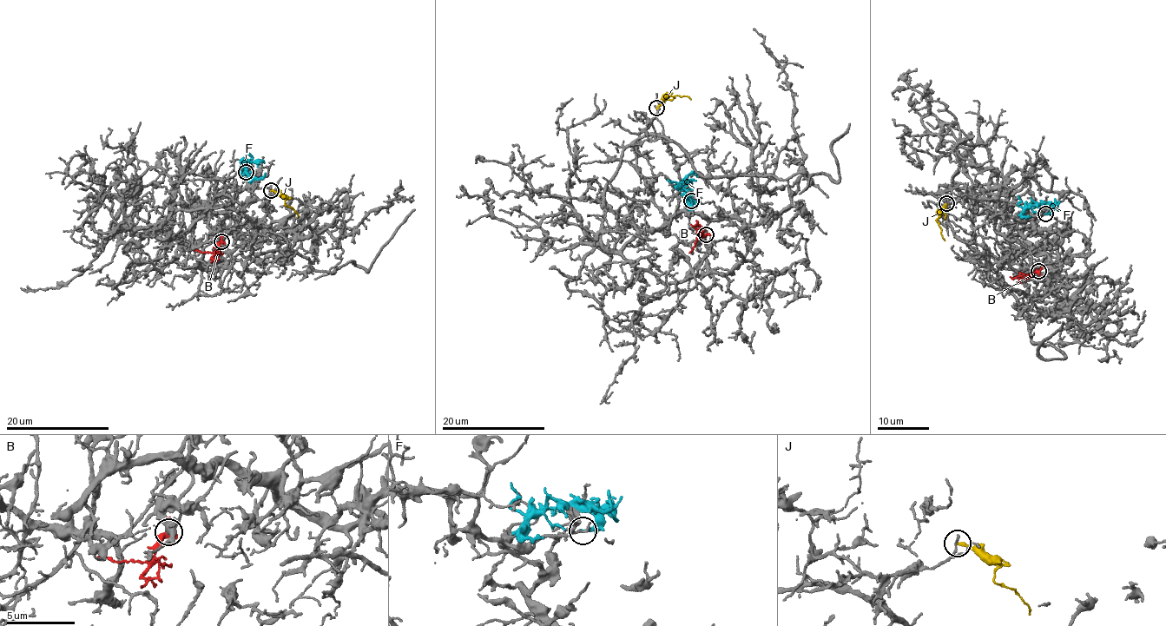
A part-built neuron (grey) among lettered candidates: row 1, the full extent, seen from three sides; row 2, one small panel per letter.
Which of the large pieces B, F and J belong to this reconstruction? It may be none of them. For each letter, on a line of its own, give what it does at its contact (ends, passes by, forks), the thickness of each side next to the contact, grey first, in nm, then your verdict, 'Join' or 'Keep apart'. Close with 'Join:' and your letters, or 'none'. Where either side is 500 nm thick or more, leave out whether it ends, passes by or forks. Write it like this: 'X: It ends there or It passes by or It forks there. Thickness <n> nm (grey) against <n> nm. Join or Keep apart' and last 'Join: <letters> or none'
B: Thickness 500 nm (grey) against 500 nm. Keep apart
F: It ends there. Thickness 150 nm (grey) against 200 nm. Keep apart
J: It ends there. Thickness 110 nm (grey) against 240 nm. Keep apart
Join: none

